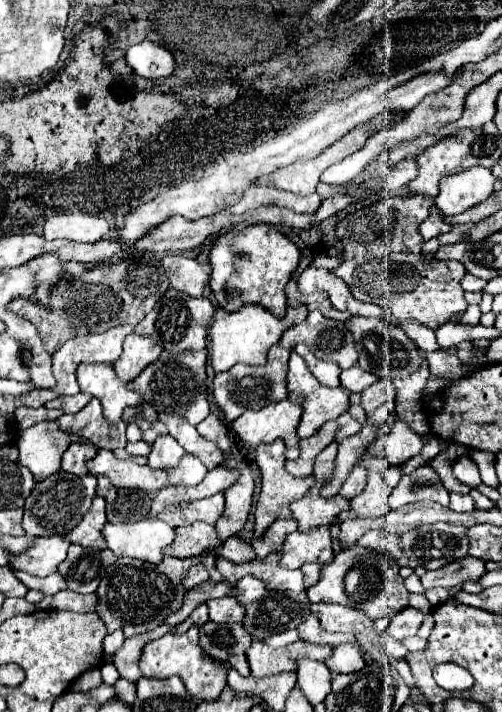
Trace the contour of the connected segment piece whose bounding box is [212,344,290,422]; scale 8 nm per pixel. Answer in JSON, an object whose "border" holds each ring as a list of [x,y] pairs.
{"border":[[[280,344],[270,348],[268,362],[264,366],[246,366],[246,364],[236,364],[232,370],[224,374],[216,374],[214,378],[214,402],[222,408],[224,416],[228,422],[236,420],[244,410],[254,408],[260,410],[262,406],[276,402],[276,400],[286,400],[288,390],[286,390],[286,372],[288,372],[288,356],[290,350],[282,348]]]}

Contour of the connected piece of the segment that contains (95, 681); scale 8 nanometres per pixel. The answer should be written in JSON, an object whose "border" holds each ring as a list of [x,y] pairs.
{"border":[[[94,668],[94,670],[88,670],[86,674],[82,674],[74,684],[72,684],[72,692],[88,692],[96,686],[102,684],[102,676],[100,676],[100,670]]]}

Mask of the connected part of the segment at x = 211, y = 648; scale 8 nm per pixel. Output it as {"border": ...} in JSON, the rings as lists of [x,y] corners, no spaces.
{"border":[[[206,622],[200,628],[200,646],[208,656],[220,662],[228,662],[242,676],[250,674],[246,662],[246,650],[252,638],[242,624],[216,624]]]}

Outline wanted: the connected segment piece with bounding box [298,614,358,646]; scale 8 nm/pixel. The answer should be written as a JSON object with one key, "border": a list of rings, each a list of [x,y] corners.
{"border":[[[310,614],[300,626],[298,626],[298,632],[300,632],[300,638],[306,640],[306,642],[312,642],[312,644],[322,644],[322,646],[338,646],[342,642],[350,642],[350,644],[356,644],[356,638],[352,634],[334,634],[334,632],[326,632],[316,614]]]}

